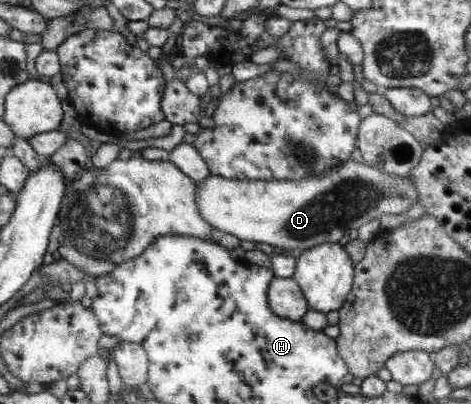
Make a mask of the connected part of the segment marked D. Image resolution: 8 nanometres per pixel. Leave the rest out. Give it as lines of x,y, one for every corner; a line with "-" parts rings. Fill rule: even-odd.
352,160
323,176
301,180
235,180
209,175
197,185
195,194
200,215
219,234
229,233
239,240
265,243
284,251
335,243
349,229
383,214
401,213
417,202
409,175
395,178

